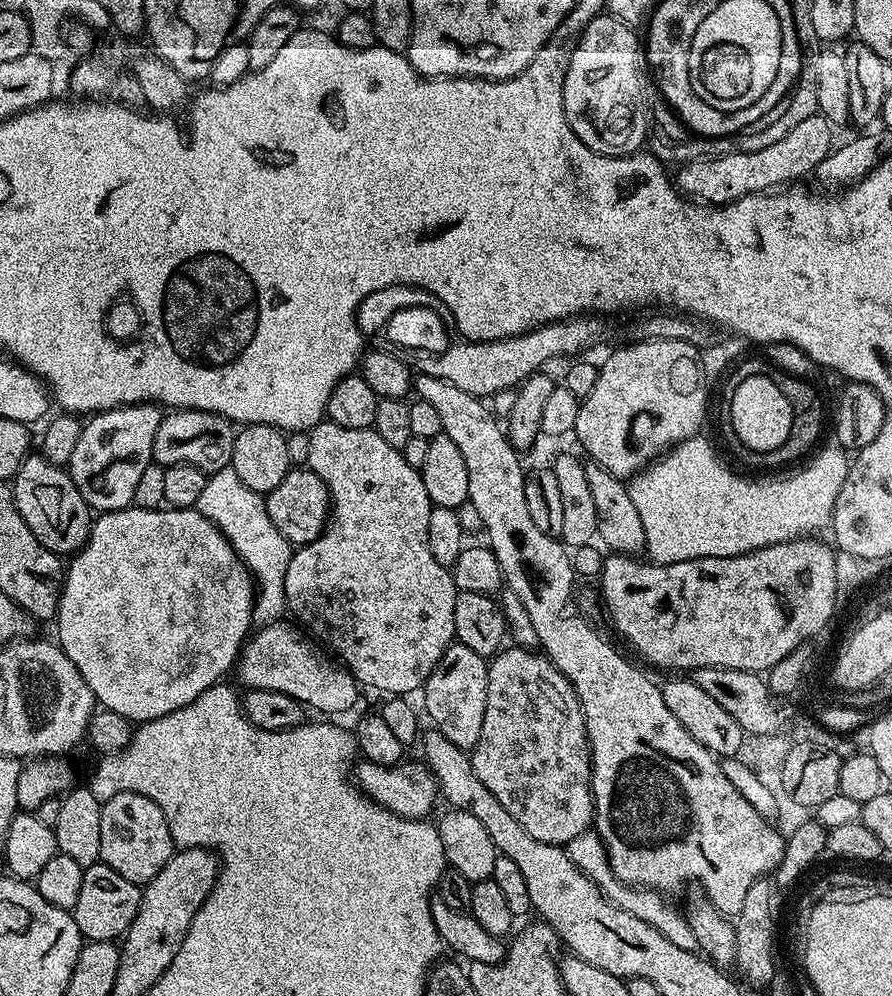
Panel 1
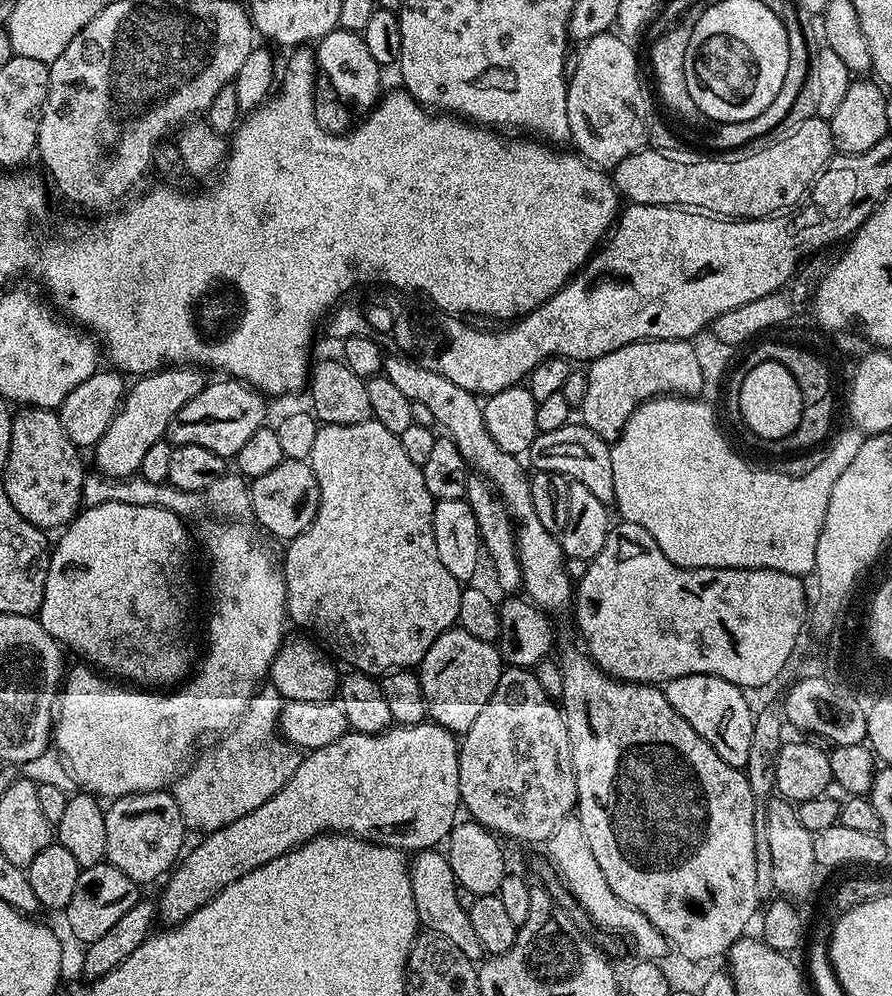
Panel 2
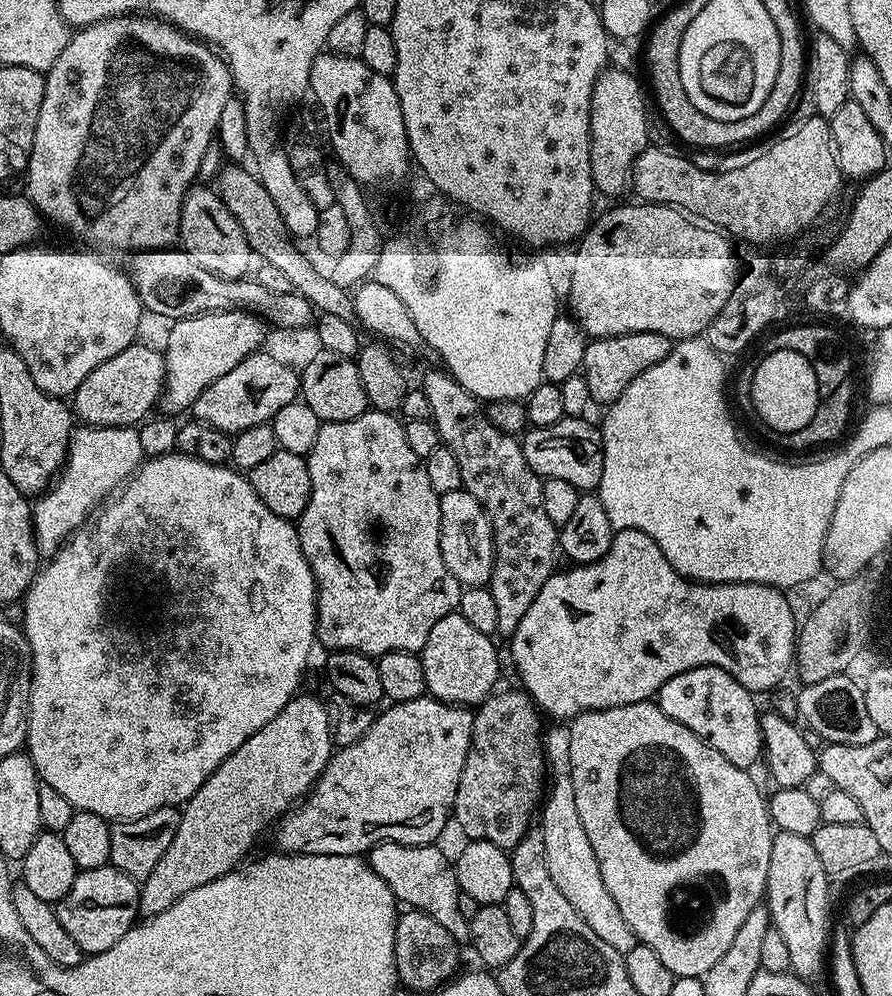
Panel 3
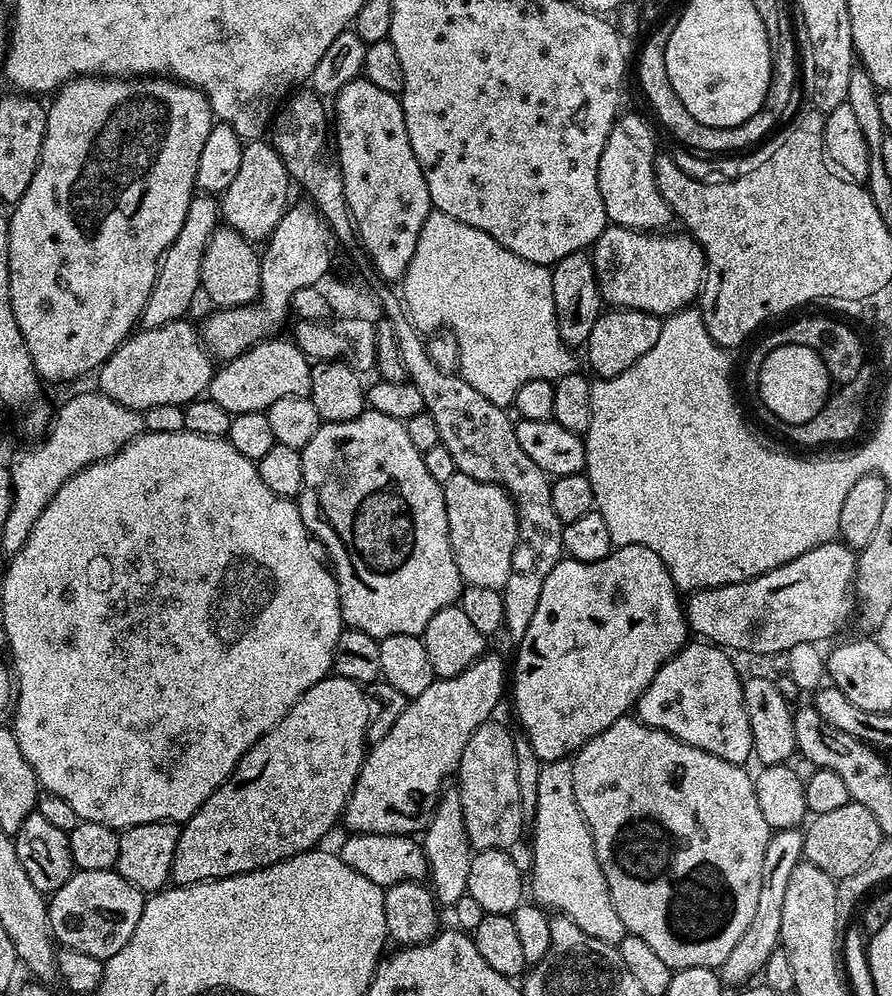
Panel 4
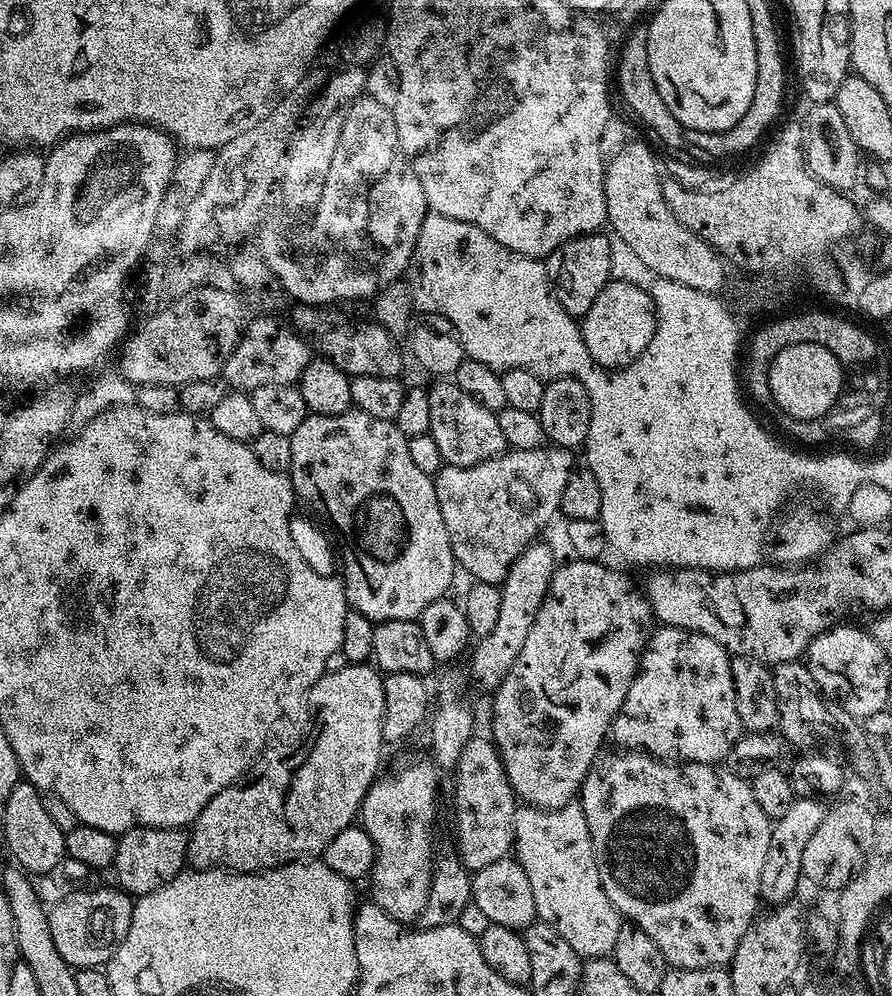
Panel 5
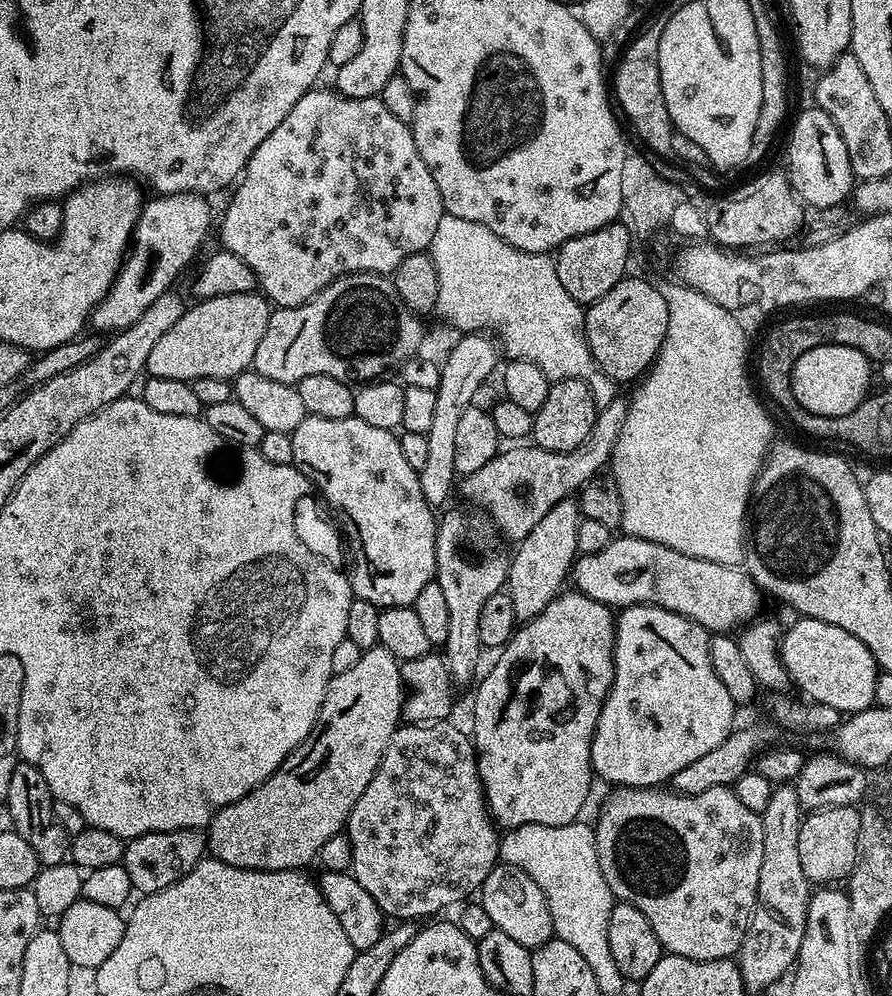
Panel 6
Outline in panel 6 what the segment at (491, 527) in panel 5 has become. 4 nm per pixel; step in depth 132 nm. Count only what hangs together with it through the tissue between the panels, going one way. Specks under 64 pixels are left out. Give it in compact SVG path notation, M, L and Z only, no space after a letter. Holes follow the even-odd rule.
M617 398L603 405L596 413L594 426L590 426L590 434L586 434L585 440L579 446L574 446L574 450L569 452L551 452L535 446L529 446L529 448L524 448L528 446L505 447L503 451L493 456L490 462L486 462L486 466L482 466L482 470L474 470L474 474L463 477L464 496L469 500L465 501L469 505L483 510L505 541L519 542L522 538L526 538L526 534L530 534L530 530L534 530L534 525L550 510L554 510L554 506L558 506L558 502L567 500L573 494L579 493L580 487L591 476L597 475L603 469L600 468L603 464L605 467L611 461L614 442L618 438L622 422L626 422L627 413L627 399Z

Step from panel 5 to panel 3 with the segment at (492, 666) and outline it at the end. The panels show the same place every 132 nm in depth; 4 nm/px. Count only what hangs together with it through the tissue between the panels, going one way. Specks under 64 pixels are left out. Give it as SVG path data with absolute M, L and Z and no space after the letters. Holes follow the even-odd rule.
M430 695L419 696L418 698L414 698L410 702L402 702L401 704L392 704L388 706L388 709L385 710L381 716L377 715L375 719L373 719L372 725L370 726L370 730L366 730L366 734L362 734L362 738L358 738L358 742L354 742L354 746L346 746L345 748L336 748L334 755L328 759L328 765L326 766L326 770L321 776L316 779L315 784L311 792L302 800L299 804L296 805L295 808L292 808L291 811L287 813L278 822L278 825L275 827L274 833L276 832L276 844L281 853L287 854L289 856L359 856L363 857L365 854L372 851L374 846L378 846L379 844L385 844L386 842L394 842L395 844L431 844L433 842L439 841L439 836L443 834L444 827L448 824L448 819L451 818L452 812L454 816L454 809L458 804L458 797L460 795L460 779L462 778L462 766L466 766L466 758L468 757L468 751L470 750L470 738L472 737L472 718L473 713L469 711L467 707L461 706L459 704L447 704L446 702L442 702L441 700L436 700L434 697Z

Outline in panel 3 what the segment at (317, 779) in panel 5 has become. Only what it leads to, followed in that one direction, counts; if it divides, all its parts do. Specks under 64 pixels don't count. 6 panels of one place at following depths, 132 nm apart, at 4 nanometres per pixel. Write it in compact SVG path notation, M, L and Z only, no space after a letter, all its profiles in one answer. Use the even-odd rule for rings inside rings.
M293 696L291 702L282 706L282 710L262 730L250 734L210 778L206 778L197 792L183 805L178 834L174 834L174 842L166 854L154 866L150 878L140 884L139 915L147 918L162 914L162 910L170 910L178 898L186 898L190 890L198 890L198 886L206 886L206 882L214 882L220 876L232 872L245 863L248 851L260 840L264 831L271 829L292 808L295 808L311 792L313 785L326 770L328 759L334 755L332 742L332 718L329 705L323 704L316 696Z

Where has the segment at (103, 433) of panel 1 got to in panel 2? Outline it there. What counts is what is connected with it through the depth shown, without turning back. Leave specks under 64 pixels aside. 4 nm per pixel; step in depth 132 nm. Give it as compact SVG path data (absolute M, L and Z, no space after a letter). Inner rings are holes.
M169 366L159 372L149 372L135 381L136 385L127 389L124 403L116 411L106 434L94 445L96 452L95 471L104 478L135 477L142 466L142 457L154 442L165 439L170 418L204 389L205 373L195 366Z

